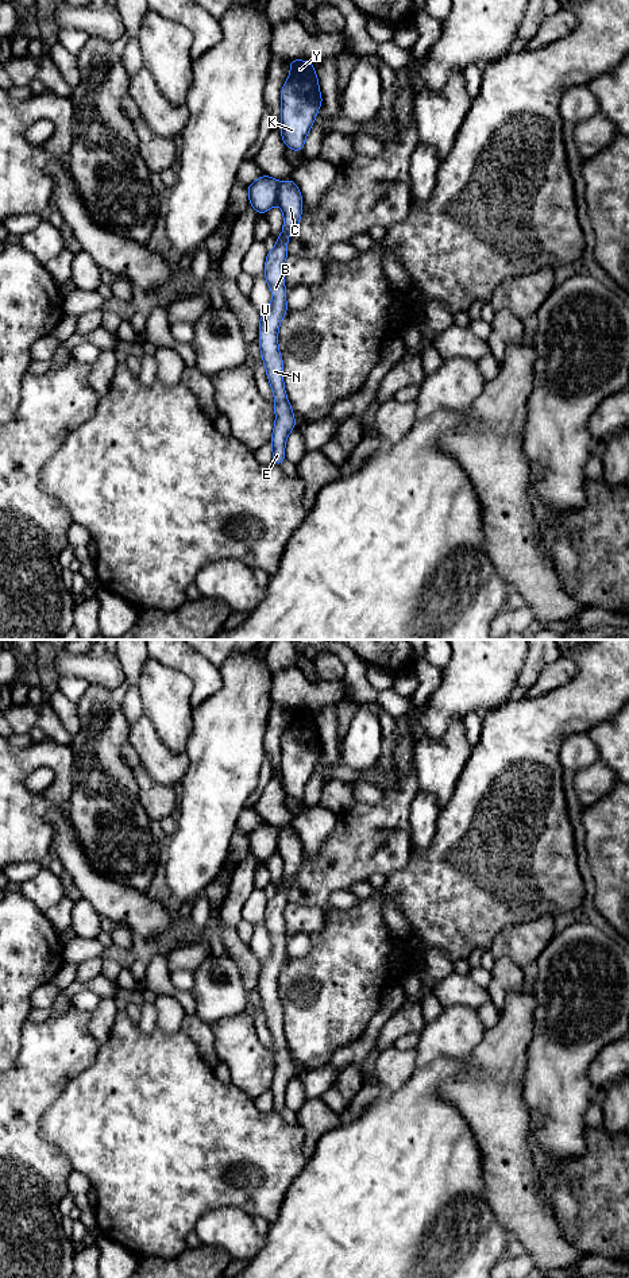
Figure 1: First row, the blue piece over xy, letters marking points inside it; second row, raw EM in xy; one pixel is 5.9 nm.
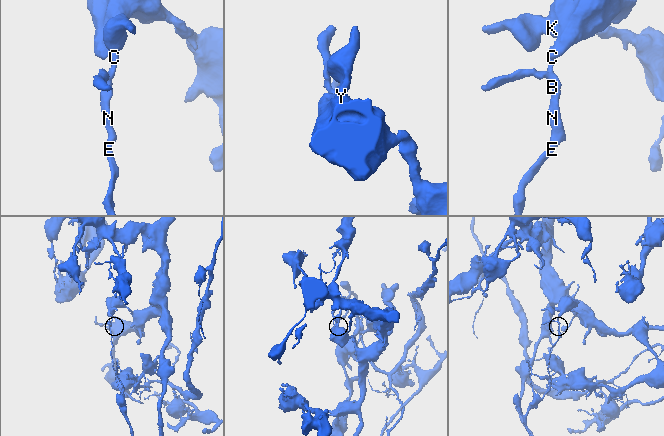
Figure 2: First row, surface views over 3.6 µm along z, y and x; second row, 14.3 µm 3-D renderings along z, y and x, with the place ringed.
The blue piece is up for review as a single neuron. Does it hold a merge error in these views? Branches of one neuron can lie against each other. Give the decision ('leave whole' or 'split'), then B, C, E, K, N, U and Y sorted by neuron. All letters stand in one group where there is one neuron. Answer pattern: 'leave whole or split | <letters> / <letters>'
split | B C E N U / K Y

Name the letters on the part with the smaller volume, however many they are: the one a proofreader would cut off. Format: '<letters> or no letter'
B, C, E, N, U

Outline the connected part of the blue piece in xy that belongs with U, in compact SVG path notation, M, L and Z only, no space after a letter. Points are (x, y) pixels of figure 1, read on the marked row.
M293 179L279 184L277 204L283 212L283 231L277 238L277 246L267 251L265 263L263 277L269 282L273 300L269 310L261 314L259 348L275 401L275 425L270 440L273 463L281 466L285 460L286 439L296 428L293 409L283 387L283 362L278 350L278 328L288 312L283 271L283 262L289 255L288 238L300 224L302 213L302 196Z

